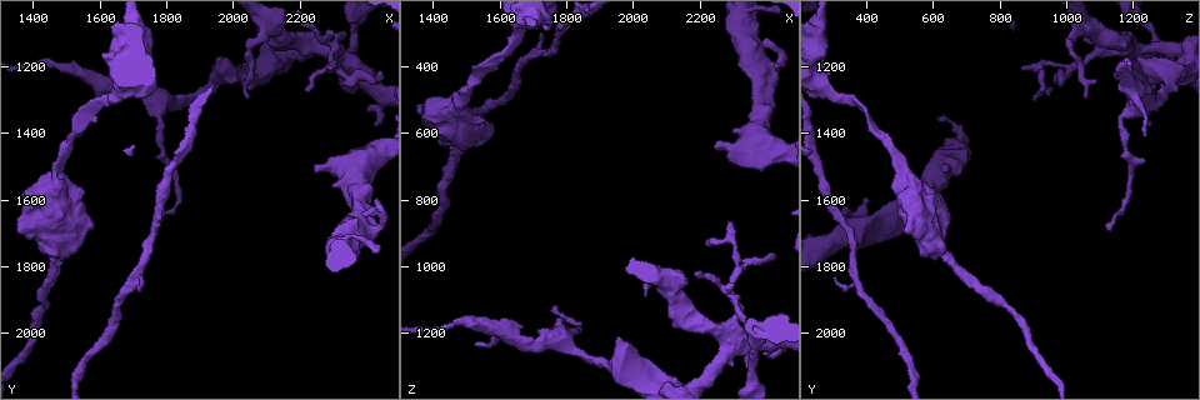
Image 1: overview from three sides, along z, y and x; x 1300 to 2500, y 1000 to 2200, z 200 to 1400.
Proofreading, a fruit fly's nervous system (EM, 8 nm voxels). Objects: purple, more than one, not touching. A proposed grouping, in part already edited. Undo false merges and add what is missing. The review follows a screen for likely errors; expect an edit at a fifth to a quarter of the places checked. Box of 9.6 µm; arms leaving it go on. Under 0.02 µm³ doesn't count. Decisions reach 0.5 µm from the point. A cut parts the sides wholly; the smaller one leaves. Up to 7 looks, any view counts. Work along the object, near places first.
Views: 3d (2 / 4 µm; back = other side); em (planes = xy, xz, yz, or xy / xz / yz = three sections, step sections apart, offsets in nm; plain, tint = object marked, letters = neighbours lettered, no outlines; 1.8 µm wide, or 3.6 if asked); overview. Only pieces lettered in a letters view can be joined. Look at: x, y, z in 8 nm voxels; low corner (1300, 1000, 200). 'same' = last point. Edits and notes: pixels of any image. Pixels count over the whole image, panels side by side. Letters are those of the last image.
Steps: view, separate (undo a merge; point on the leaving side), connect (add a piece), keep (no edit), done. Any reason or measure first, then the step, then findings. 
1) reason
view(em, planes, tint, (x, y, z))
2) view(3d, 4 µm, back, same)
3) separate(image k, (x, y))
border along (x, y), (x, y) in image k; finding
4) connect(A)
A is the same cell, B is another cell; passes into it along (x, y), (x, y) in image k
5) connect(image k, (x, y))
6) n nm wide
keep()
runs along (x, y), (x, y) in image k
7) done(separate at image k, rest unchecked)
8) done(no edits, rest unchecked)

thick turns thin
view(em, 3.6 µm, planes, letters, (1790, 1300, 1210))

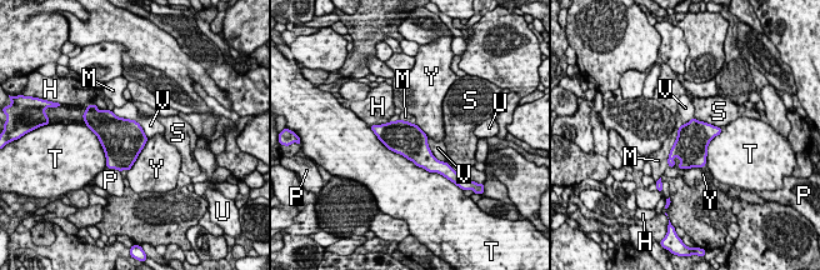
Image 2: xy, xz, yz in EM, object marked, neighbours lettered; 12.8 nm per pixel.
420 nm wide
keep()
H, M, P, S, T, U, V and Y are other cells; continuous, no second cell

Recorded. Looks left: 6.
sudden change in width
view(em, xz, step 4, letters, (1520, 1220, 1170))

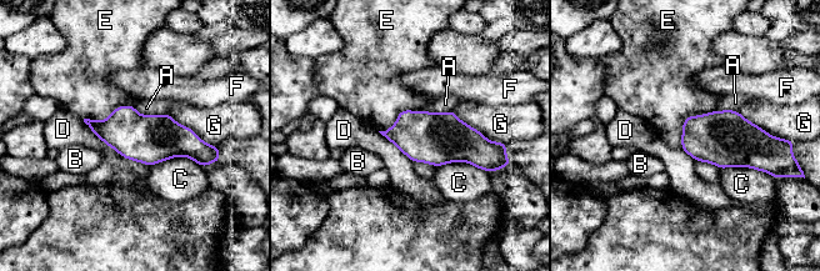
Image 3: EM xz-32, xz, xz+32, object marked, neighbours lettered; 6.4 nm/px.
view(em, planes, letters, same)

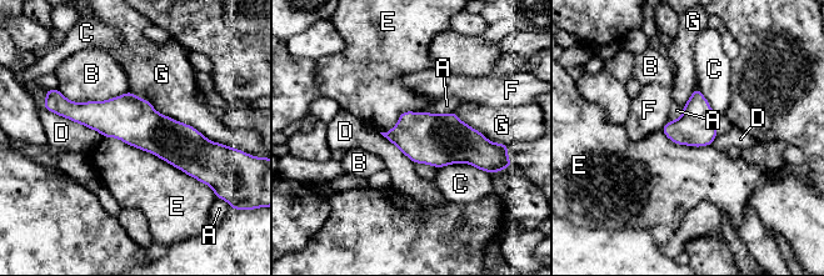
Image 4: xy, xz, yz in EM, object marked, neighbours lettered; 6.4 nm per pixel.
240 nm wide
keep()
A, B, C, D, E, F and G are other cells; runs along (61, 110), (206, 142) in image 4; all the same cell

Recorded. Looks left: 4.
view(em, planes, letters, (1730, 1840, 310))

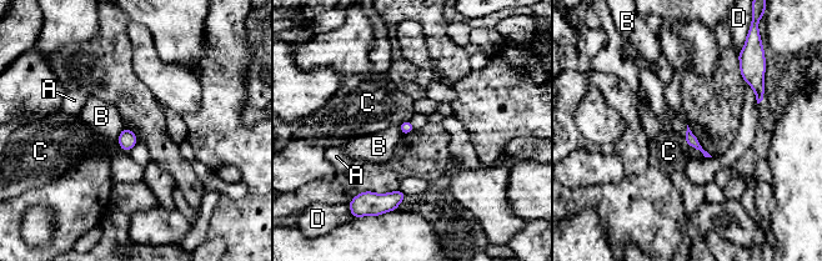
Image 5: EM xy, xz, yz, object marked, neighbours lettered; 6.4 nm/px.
keep()
A, B, C and D are other cells; no lettered piece goes on from it

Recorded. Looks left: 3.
done(no edits, rest unchecked)

